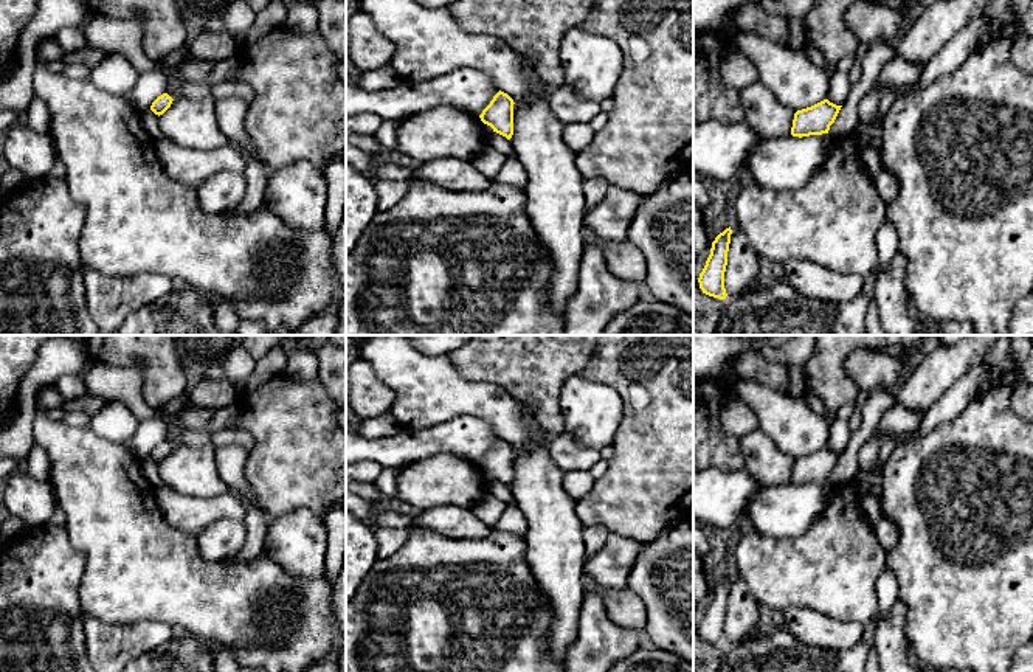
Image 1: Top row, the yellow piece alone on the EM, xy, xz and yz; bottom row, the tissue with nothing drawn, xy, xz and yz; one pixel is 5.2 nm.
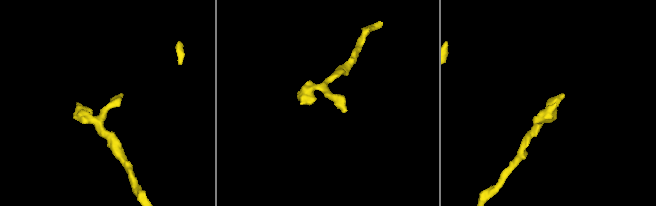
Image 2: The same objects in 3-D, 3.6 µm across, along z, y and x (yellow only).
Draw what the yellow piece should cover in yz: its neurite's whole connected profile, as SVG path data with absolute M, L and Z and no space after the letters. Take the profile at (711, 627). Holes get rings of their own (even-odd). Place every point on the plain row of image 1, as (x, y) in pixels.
M729 574L715 585L712 590L710 602L698 625L703 641L720 647L727 644L724 636L724 619L727 613L731 582L732 577Z

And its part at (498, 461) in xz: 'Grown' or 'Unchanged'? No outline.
Unchanged

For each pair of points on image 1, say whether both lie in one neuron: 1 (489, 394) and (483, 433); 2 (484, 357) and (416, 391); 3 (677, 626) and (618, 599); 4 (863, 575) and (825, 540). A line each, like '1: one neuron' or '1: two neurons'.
1: two neurons
2: two neurons
3: two neurons
4: one neuron

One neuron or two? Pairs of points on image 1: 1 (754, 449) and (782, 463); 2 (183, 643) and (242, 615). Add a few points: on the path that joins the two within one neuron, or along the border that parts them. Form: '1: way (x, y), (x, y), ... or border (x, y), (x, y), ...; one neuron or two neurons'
1: way (760, 455), (768, 463), (776, 463); one neuron
2: border (177, 630), (188, 632), (219, 649); two neurons

